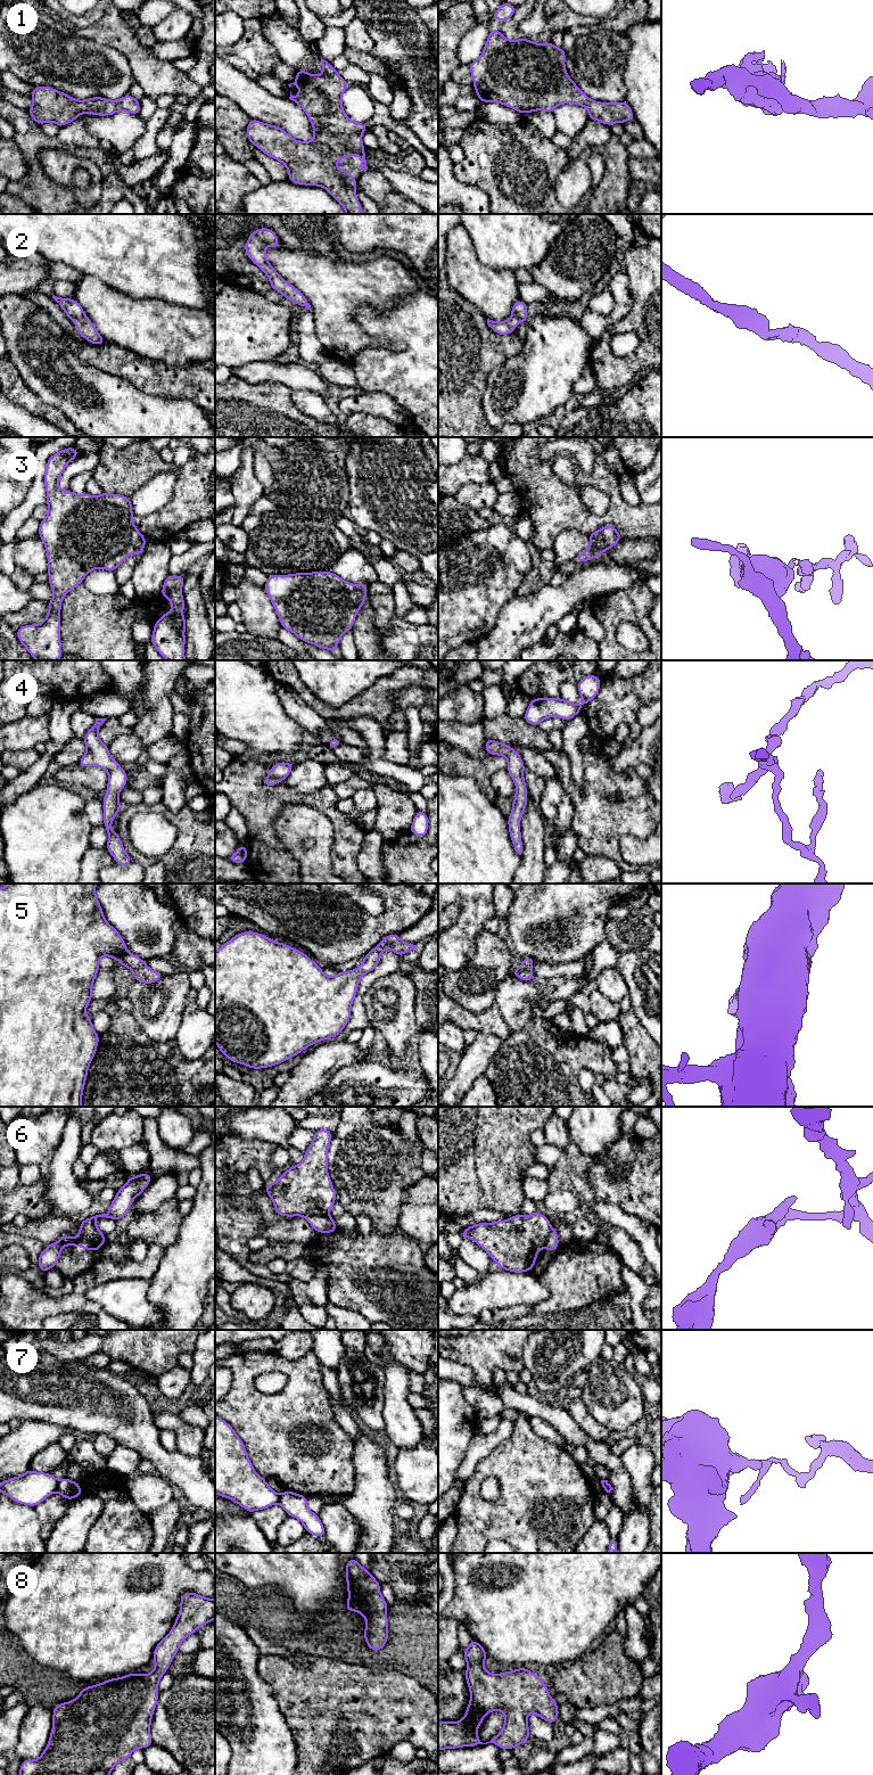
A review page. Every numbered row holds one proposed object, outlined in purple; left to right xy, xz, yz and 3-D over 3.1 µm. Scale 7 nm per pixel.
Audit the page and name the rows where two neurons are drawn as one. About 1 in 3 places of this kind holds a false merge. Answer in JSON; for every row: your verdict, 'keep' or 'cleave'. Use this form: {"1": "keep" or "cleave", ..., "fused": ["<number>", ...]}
{"1": "keep", "2": "keep", "3": "cleave", "4": "keep", "5": "keep", "6": "cleave", "7": "cleave", "8": "keep", "fused": ["3", "6", "7"]}

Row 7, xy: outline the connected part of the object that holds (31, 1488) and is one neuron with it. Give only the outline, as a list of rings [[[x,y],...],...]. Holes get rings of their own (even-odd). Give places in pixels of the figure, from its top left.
[[[28,1469],[19,1477],[1,1481],[0,1493],[19,1504],[34,1507],[56,1493],[57,1487],[58,1480],[52,1474]]]

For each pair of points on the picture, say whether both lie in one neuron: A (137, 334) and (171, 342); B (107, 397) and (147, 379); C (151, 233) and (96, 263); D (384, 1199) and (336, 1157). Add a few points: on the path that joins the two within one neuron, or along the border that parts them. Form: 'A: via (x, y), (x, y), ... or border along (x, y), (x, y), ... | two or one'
A: via (145, 334), (163, 334) | one
B: border along (113, 374), (125, 378), (146, 393), (158, 395) | two
C: via (138, 233), (133, 233), (109, 257) | one
D: via (372, 1188), (352, 1167), (347, 1166) | one

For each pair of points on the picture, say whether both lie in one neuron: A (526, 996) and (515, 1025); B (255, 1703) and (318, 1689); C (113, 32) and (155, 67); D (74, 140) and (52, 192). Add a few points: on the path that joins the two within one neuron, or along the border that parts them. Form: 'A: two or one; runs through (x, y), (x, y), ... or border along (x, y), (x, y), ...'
A: one; runs through (519, 1003), (516, 1007), (516, 1018)
B: two; border along (260, 1676), (270, 1687), (278, 1708), (287, 1723)
C: one; runs through (123, 40), (145, 62)
D: two; border along (55, 138), (64, 147)

